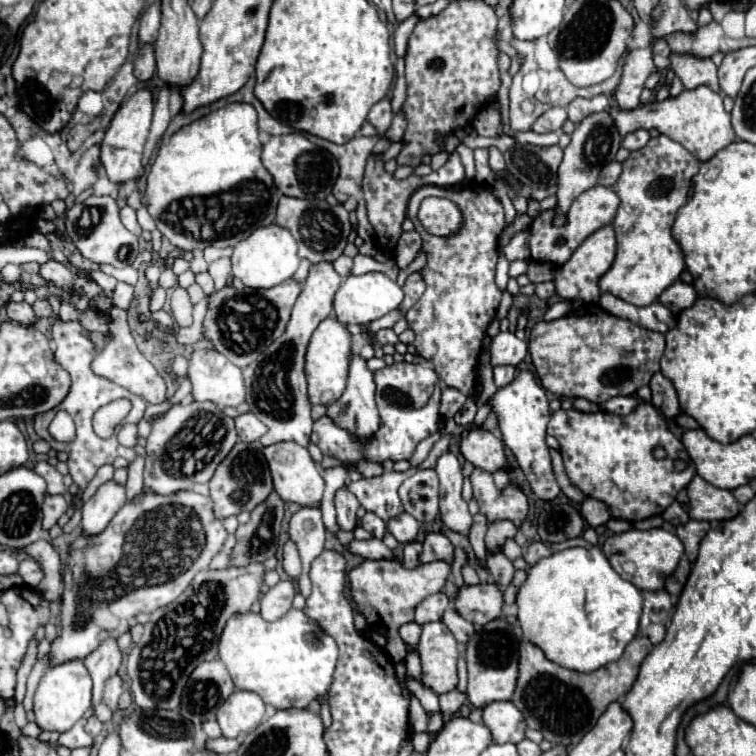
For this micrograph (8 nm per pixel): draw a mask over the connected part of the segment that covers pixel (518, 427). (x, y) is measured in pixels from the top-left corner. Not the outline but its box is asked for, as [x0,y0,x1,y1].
[489,371,561,501]

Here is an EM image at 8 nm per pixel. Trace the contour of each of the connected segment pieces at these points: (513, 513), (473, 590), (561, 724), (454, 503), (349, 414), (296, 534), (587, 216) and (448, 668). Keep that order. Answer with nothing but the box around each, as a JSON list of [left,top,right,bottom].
[[469,469,529,527],[455,583,503,625],[511,635,653,747],[435,453,471,535],[327,355,379,439],[289,507,325,598],[529,185,619,267],[417,621,457,695]]

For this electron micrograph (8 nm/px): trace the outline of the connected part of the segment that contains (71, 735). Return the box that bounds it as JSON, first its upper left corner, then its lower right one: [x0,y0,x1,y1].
[57,719,93,749]

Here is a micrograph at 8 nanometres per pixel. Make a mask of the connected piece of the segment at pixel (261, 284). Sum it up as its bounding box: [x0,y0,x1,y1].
[231,223,301,289]

